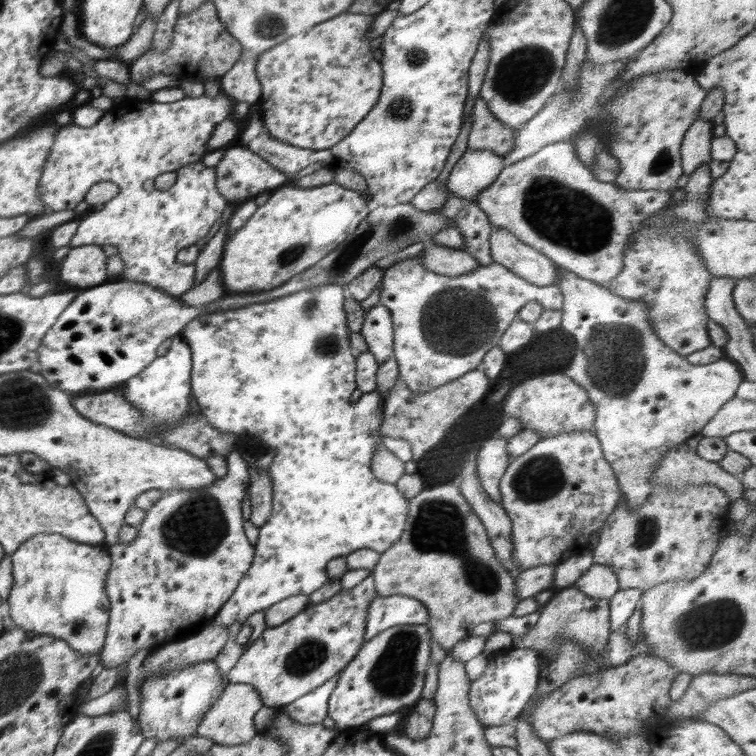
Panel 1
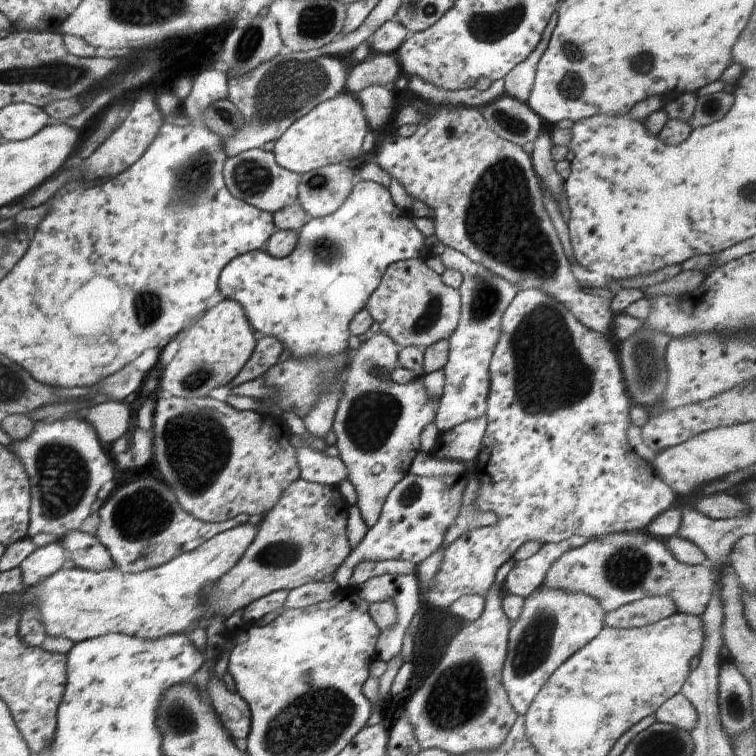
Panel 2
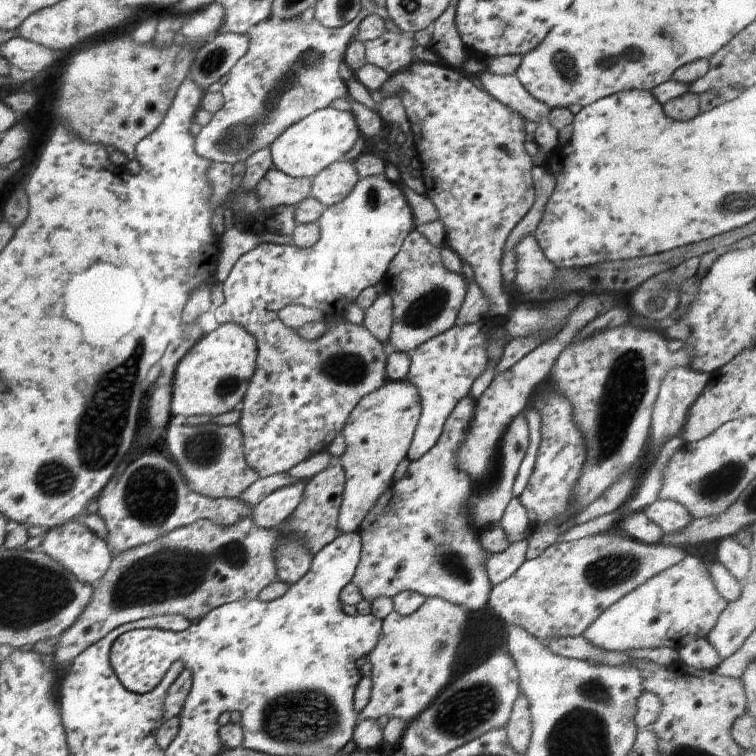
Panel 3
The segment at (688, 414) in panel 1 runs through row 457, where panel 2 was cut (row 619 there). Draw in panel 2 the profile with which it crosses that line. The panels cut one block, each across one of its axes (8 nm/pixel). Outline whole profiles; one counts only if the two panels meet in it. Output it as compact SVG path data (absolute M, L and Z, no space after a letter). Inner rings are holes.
M651 596L607 611L604 627L622 629L644 627L668 618L676 611L674 602L668 596Z

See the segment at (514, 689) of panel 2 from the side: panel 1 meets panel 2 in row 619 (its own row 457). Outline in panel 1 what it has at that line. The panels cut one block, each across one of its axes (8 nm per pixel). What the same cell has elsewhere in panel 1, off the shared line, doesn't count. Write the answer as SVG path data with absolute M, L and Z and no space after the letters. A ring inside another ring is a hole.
M562 432L540 439L528 452L509 462L500 479L501 505L512 526L512 556L520 568L536 568L542 564L560 564L588 551L590 536L600 530L618 503L621 489L617 476L604 458L595 432Z

